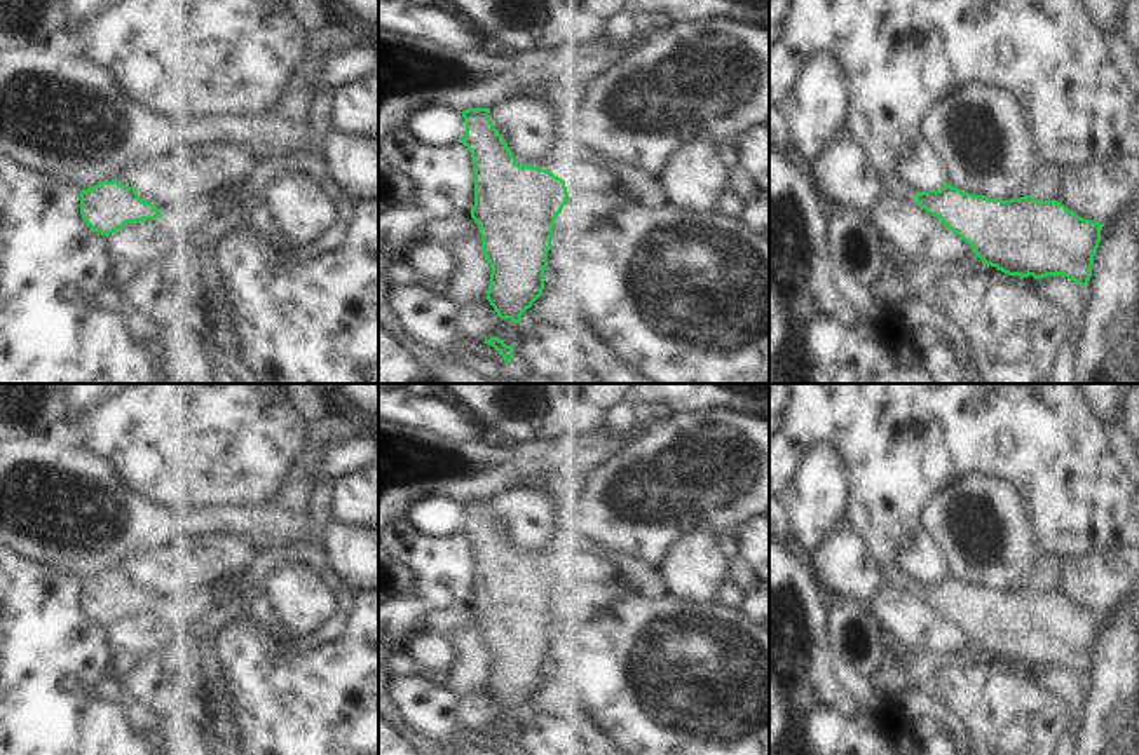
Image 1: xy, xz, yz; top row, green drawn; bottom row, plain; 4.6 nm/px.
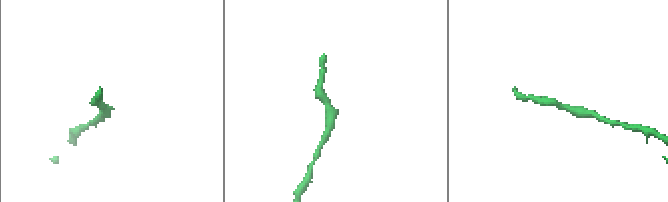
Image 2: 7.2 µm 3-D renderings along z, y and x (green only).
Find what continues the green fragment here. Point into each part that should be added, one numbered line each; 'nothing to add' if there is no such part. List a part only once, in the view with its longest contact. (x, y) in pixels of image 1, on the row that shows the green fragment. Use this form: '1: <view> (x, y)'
nothing to add

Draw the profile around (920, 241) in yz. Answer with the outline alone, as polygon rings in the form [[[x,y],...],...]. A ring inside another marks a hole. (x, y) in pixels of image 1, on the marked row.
[[[890,188],[867,214],[895,256],[902,275],[938,269],[972,269],[979,260],[972,244],[919,206],[916,195]]]

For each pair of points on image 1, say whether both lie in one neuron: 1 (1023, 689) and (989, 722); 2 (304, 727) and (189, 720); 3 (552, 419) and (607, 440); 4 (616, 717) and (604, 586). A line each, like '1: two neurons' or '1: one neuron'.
1: one neuron
2: two neurons
3: two neurons
4: two neurons

